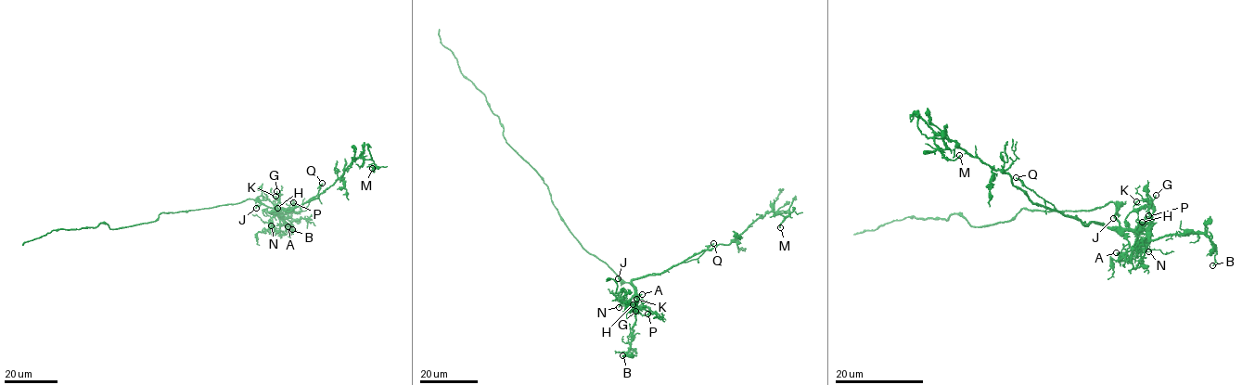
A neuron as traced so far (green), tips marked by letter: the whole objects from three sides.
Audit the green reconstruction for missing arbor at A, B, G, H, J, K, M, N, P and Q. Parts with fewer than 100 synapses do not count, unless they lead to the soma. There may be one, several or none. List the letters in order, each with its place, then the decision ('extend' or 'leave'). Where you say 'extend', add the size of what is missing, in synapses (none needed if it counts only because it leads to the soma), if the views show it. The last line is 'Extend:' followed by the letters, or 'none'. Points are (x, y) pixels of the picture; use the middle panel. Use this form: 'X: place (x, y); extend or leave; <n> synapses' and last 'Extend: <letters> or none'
A: place (642, 294); leave
B: place (622, 355); leave
G: place (635, 311); leave
H: place (633, 304); leave
J: place (618, 278); leave
K: place (636, 299); leave
M: place (780, 227); leave
N: place (619, 307); leave
P: place (647, 314); leave
Q: place (713, 243); leave
Extend: none

